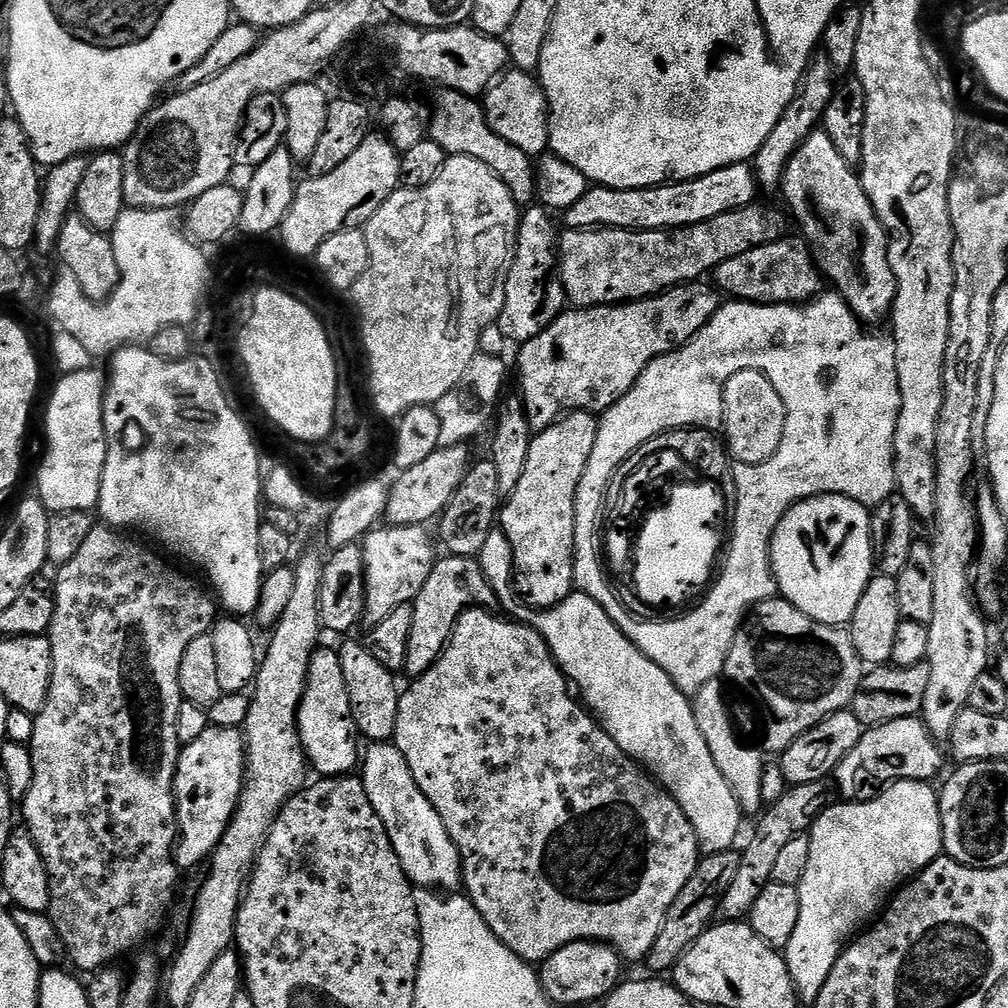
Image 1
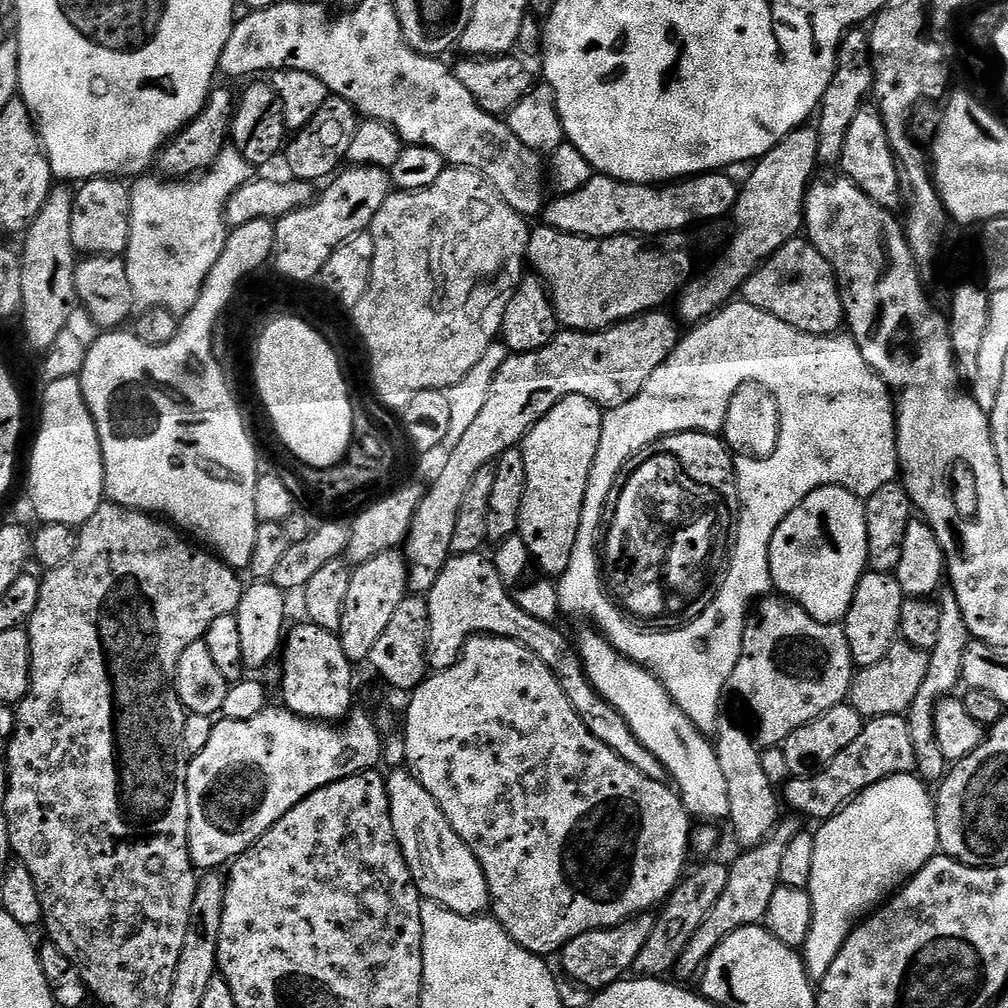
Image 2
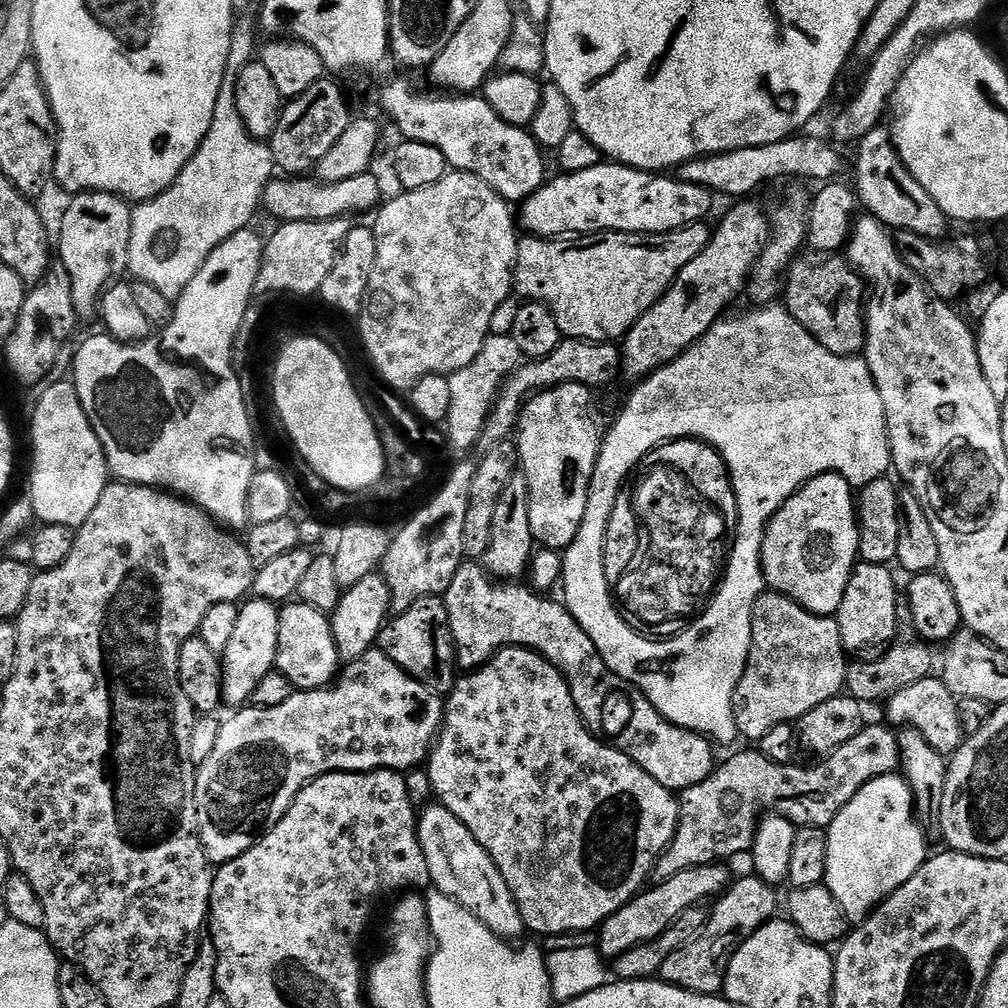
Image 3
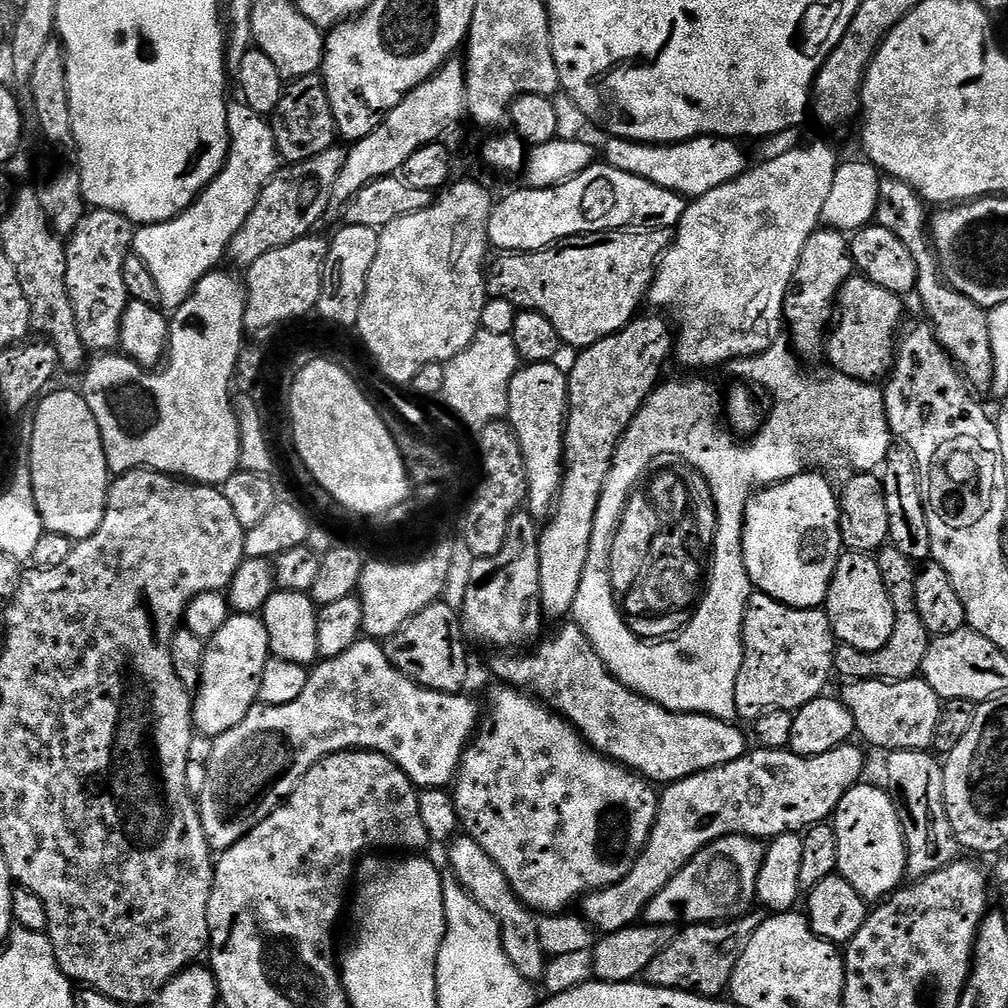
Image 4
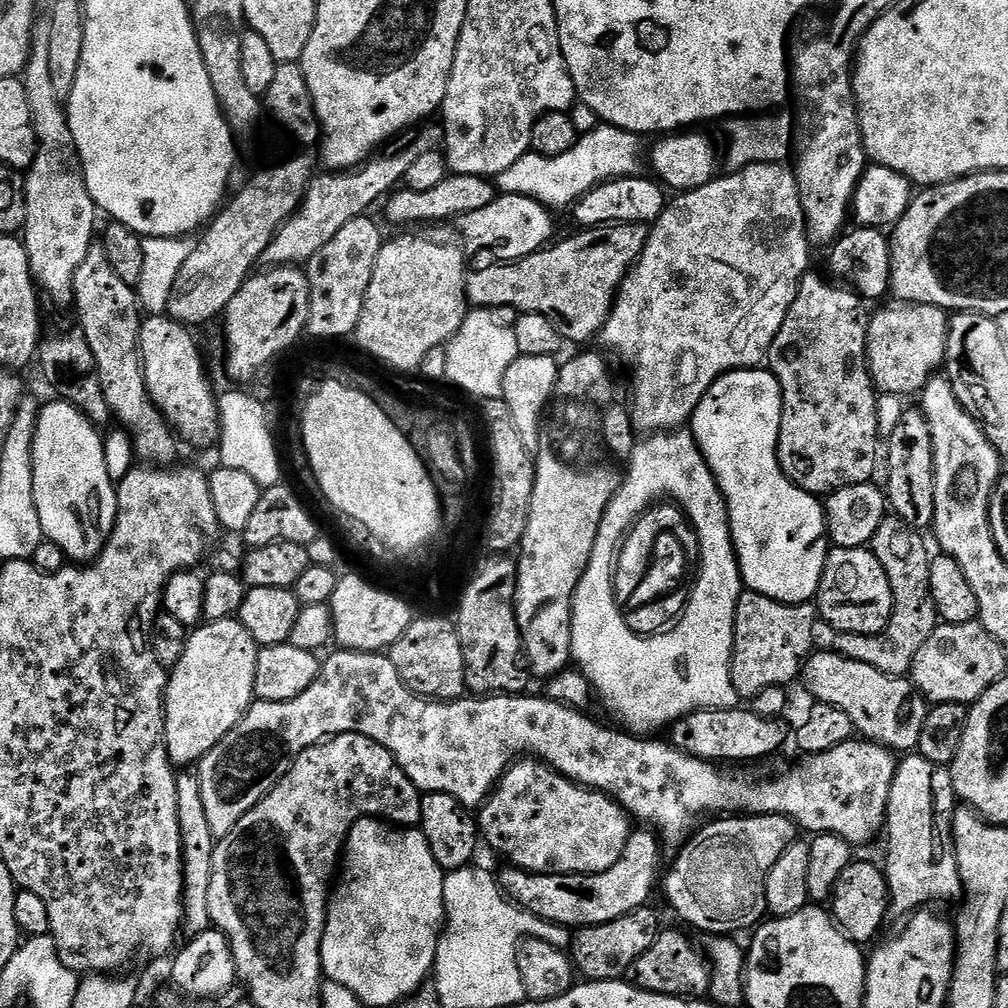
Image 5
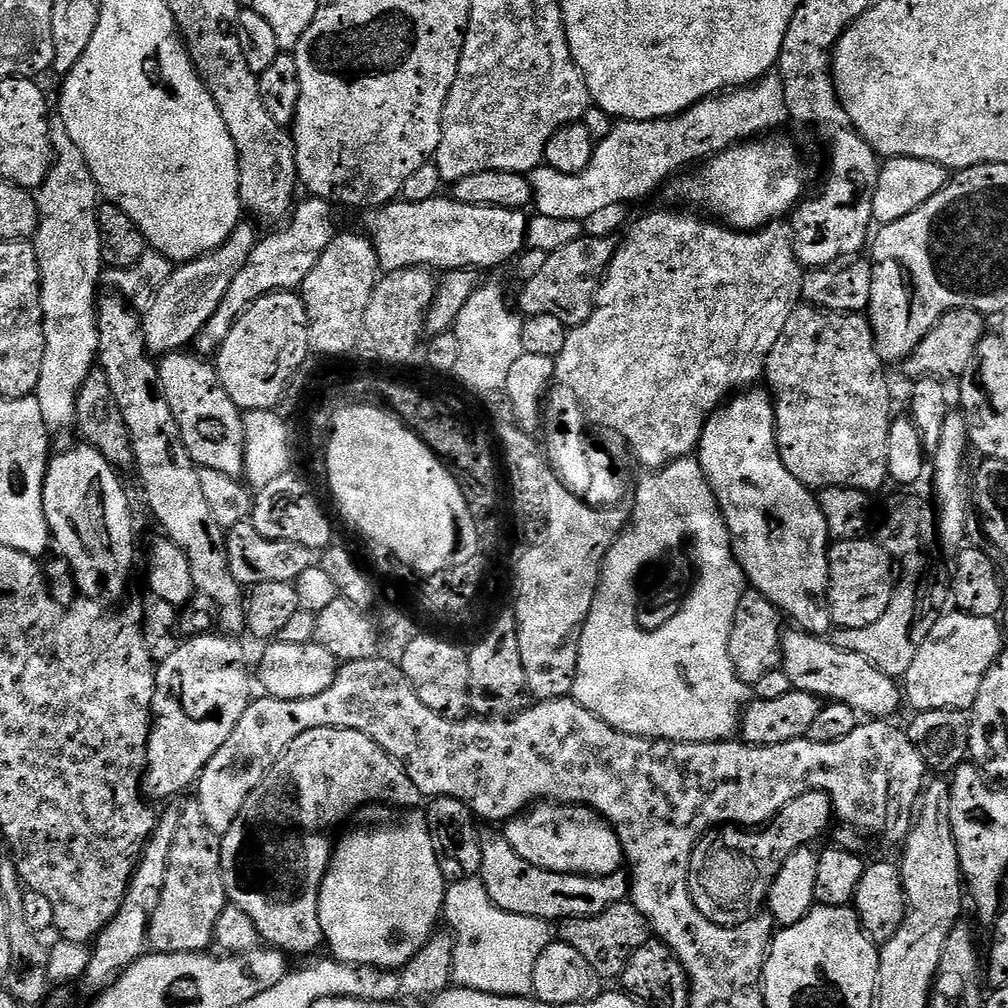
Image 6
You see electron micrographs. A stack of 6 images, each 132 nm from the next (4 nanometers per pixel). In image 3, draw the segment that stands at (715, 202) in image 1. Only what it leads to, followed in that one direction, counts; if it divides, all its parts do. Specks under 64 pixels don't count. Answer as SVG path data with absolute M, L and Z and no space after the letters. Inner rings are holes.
M601 162L590 169L582 170L581 172L570 172L567 174L560 174L560 177L556 181L546 182L539 188L536 193L528 200L523 201L521 210L518 212L518 220L522 225L525 233L533 236L539 236L541 238L564 238L569 234L595 234L598 232L642 232L645 234L663 234L666 232L673 232L679 228L685 228L691 224L699 224L707 221L708 215L712 212L712 199L714 199L713 193L703 188L700 185L692 185L682 181L679 178L673 178L668 174L657 174L655 172L641 172L639 168L627 168L625 164L618 164L615 162Z

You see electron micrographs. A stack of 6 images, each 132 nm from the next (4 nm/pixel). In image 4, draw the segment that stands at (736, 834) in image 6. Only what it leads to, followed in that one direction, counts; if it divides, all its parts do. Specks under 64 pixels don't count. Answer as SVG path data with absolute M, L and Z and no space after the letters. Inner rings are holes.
M723 836L698 850L694 858L644 908L646 924L687 926L705 922L739 920L753 911L758 870L762 870L765 845L752 836Z

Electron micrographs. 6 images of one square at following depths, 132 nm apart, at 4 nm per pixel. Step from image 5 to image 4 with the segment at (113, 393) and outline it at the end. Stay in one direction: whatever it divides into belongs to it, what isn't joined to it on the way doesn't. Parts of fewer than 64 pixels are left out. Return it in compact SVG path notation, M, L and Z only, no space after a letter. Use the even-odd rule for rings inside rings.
M92 208L85 211L78 222L75 232L67 237L66 254L66 290L70 290L70 302L74 306L74 318L78 318L78 332L89 353L108 354L120 348L122 314L130 299L126 290L126 281L122 278L122 262L132 252L134 225L122 214L105 208Z

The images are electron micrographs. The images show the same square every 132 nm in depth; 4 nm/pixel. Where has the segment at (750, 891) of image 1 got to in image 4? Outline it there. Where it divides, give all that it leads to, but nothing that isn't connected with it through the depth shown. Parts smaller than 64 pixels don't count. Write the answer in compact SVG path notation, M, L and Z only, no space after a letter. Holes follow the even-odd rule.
M753 910L747 916L741 916L739 920L730 920L727 922L705 922L703 924L689 924L681 927L676 933L674 942L646 966L642 980L643 983L650 984L654 988L669 988L679 992L692 992L696 996L706 996L709 998L720 998L729 991L732 983L732 975L738 966L738 958L742 958L742 950L754 938L762 919L761 913Z

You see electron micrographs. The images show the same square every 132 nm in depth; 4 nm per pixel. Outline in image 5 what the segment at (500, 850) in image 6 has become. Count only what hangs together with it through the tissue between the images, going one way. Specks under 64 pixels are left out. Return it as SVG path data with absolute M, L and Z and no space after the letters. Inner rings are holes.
M636 830L628 837L624 856L618 858L618 862L614 862L614 866L610 866L610 870L605 872L599 872L593 876L536 876L533 872L524 872L520 868L504 866L504 869L498 872L498 879L504 895L513 904L524 908L538 918L550 921L551 924L561 924L566 929L579 930L606 922L614 922L618 918L629 916L630 913L638 911L651 901L648 899L651 898L655 888L657 891L658 881L662 876L662 868L660 872L660 848L662 849L662 841L655 832Z

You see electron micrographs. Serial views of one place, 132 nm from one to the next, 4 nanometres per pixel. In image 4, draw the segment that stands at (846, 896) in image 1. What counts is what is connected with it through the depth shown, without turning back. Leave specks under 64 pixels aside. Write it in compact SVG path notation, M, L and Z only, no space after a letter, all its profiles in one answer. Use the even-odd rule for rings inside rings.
M861 782L838 802L834 813L834 827L838 838L837 873L863 900L880 902L905 883L908 871L908 851L904 831L896 813L896 804L883 787Z

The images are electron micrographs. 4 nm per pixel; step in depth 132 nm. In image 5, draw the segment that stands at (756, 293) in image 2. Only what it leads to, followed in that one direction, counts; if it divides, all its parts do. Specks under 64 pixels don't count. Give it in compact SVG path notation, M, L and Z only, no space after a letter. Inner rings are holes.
M892 302L881 312L873 311L868 322L868 372L877 393L901 398L915 397L923 392L928 381L945 367L948 358L948 322L945 309L933 304L903 304Z

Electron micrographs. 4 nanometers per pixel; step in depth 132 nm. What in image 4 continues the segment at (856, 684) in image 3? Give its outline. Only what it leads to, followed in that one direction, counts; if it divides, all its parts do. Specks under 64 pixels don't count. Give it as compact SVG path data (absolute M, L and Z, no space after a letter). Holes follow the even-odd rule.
M891 546L881 548L875 557L875 562L882 574L882 582L886 582L886 594L890 594L890 602L894 606L894 634L890 634L890 642L886 642L886 646L882 646L882 650L877 652L854 650L854 646L837 643L834 654L834 672L837 677L841 676L841 681L844 682L854 680L910 680L920 676L922 658L926 658L930 637L926 626L922 626L922 618L918 618L918 602L914 598L917 565L910 558L906 558L906 554L902 554L902 550Z

